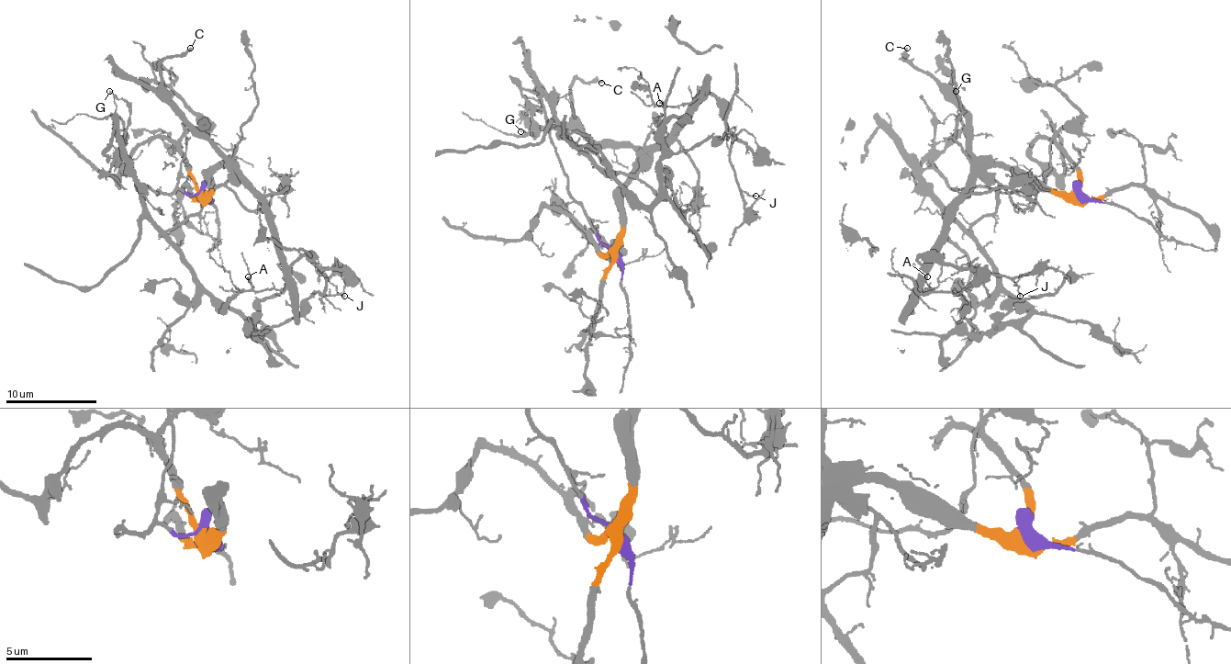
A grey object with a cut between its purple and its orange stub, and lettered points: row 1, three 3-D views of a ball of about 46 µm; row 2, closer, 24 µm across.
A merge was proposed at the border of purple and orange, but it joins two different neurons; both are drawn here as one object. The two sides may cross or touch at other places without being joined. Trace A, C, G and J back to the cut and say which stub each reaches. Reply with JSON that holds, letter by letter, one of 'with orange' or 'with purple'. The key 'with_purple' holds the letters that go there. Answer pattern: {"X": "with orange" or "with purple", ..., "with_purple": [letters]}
{"A": "with orange", "C": "with orange", "G": "with purple", "J": "with orange", "with_purple": ["G"]}

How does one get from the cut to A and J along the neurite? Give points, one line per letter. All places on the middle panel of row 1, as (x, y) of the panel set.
A: (613, 253), (620, 230), (620, 195), (632, 172), (695, 110), (698, 96), (688, 103), (659, 103)
J: (613, 253), (620, 195), (632, 172), (707, 95), (718, 101), (732, 135), (729, 164), (736, 183), (756, 196)

